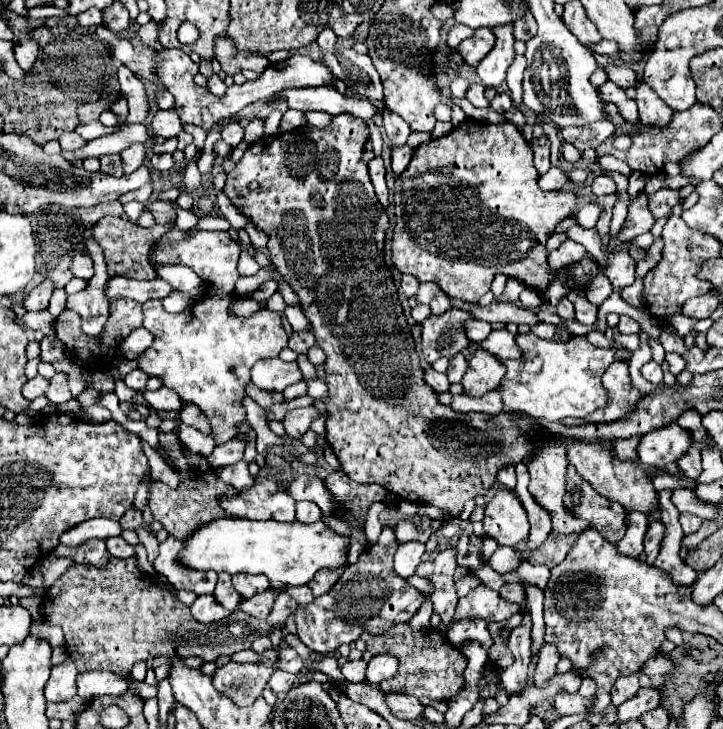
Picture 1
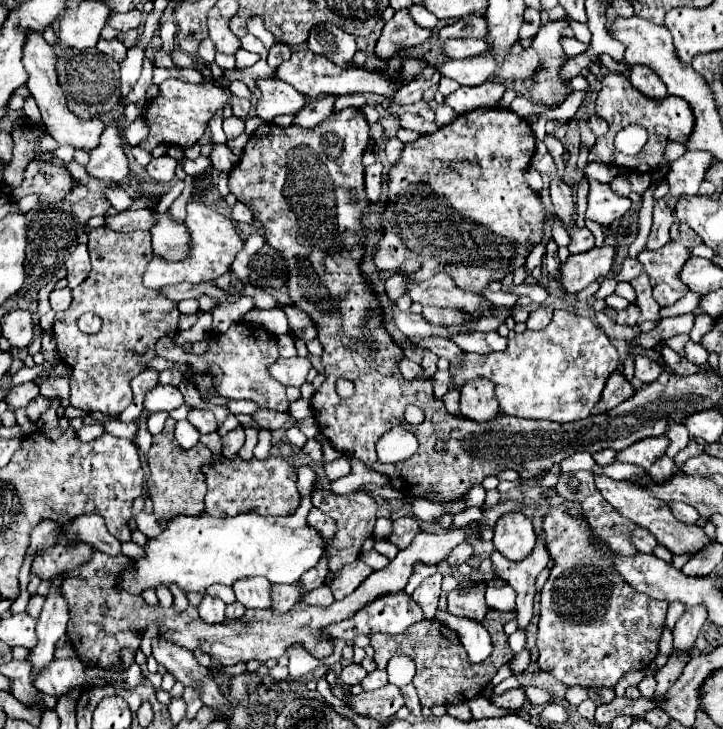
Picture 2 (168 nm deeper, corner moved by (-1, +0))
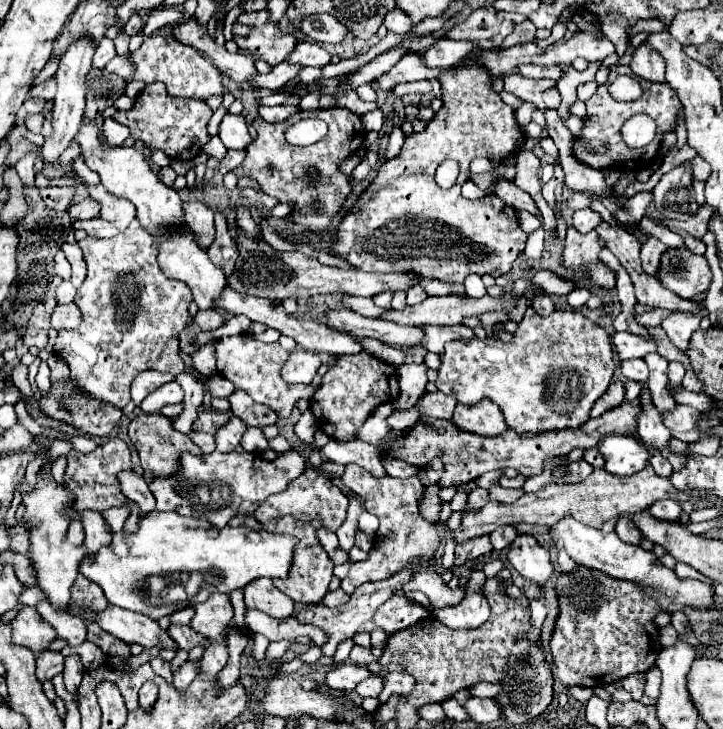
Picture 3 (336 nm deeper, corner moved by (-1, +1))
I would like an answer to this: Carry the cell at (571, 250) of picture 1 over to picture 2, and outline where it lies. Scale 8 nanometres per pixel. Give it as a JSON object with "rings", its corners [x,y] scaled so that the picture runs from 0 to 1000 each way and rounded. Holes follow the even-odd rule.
{"rings":[[[766,305],[766,310],[763,310],[763,326],[766,326],[766,332],[769,332],[772,337],[786,337],[786,332],[788,332],[788,324],[786,324],[786,318],[775,310],[775,305]]]}

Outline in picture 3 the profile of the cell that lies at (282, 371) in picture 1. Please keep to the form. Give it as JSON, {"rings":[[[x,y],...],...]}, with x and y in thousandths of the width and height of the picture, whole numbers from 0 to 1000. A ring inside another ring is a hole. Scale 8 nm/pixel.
{"rings":[[[409,479],[401,484],[396,501],[390,503],[390,520],[398,525],[432,525],[443,501],[445,501],[443,487]]]}

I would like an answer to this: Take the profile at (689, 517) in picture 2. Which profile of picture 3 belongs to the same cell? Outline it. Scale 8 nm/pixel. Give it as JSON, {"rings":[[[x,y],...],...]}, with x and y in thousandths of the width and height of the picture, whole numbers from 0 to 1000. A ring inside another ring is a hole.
{"rings":[[[929,684],[905,687],[896,698],[899,698],[899,704],[905,704],[905,709],[910,709],[910,712],[916,712],[916,715],[932,715],[932,712],[938,712],[941,704],[943,704],[941,693],[938,693],[935,687],[929,687]]]}

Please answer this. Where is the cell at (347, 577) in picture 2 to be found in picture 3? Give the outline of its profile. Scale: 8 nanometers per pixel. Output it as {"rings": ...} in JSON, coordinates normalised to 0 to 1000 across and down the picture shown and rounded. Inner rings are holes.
{"rings":[[[479,638],[479,646],[473,652],[473,663],[487,671],[492,679],[501,682],[503,695],[509,704],[517,704],[526,712],[526,723],[520,728],[517,737],[517,750],[509,759],[506,770],[490,772],[484,778],[481,791],[473,797],[473,808],[479,813],[487,813],[495,802],[501,800],[512,800],[512,797],[528,797],[537,794],[542,789],[548,789],[550,783],[570,778],[573,770],[578,770],[575,781],[573,781],[573,791],[567,794],[567,800],[562,800],[556,808],[559,813],[567,811],[584,811],[595,819],[598,827],[598,841],[603,835],[614,835],[622,830],[631,830],[639,819],[642,819],[642,805],[625,811],[622,805],[617,805],[609,794],[609,789],[603,786],[600,778],[600,767],[603,753],[609,748],[609,734],[603,726],[603,717],[586,712],[581,706],[581,684],[586,679],[586,665],[578,654],[567,654],[567,657],[542,657],[542,654],[517,654],[512,652],[506,643],[495,641],[495,638]]]}

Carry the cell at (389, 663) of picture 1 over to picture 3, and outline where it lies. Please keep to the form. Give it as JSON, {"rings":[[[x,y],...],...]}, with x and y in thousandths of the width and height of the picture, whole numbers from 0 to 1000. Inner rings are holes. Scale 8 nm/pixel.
{"rings":[[[512,926],[509,931],[503,931],[503,934],[498,934],[495,940],[492,940],[492,951],[498,953],[498,956],[523,956],[526,953],[526,948],[528,948],[528,929],[520,929],[520,926]]]}

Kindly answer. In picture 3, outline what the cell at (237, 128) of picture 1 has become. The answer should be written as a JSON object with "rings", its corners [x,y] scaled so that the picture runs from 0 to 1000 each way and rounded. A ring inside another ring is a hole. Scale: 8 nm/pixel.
{"rings":[[[318,155],[310,158],[302,177],[302,188],[307,191],[313,204],[340,204],[340,199],[346,199],[349,193],[340,163],[335,158],[318,158]]]}

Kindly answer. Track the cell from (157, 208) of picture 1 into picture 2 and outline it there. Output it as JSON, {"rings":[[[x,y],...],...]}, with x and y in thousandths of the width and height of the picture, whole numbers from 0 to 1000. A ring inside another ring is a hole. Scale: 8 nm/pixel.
{"rings":[[[196,285],[149,296],[147,310],[163,318],[185,318],[185,316],[207,316],[207,305],[213,305],[213,294]]]}

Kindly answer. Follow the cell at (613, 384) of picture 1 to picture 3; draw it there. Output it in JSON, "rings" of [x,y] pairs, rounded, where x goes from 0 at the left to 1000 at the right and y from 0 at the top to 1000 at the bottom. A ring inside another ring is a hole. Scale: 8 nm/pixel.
{"rings":[[[852,523],[852,525],[846,525],[844,534],[822,553],[822,558],[819,558],[819,564],[816,564],[816,572],[827,572],[827,569],[833,569],[833,567],[838,567],[838,564],[844,564],[844,561],[849,561],[849,558],[855,558],[855,556],[860,553],[860,547],[863,547],[863,528],[860,528],[858,523]]]}

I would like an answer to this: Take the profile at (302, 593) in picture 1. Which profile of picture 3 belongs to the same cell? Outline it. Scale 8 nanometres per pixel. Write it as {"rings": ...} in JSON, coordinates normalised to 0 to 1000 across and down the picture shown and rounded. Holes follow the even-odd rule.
{"rings":[[[465,808],[465,811],[454,811],[445,822],[445,827],[451,833],[467,833],[467,830],[476,830],[479,824],[484,822],[484,816],[476,811],[476,808]]]}

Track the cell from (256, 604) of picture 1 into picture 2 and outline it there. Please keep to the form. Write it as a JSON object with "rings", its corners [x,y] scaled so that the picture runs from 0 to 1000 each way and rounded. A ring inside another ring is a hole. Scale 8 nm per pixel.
{"rings":[[[379,801],[376,804],[376,837],[398,840],[412,823],[415,823],[415,807],[412,801]]]}

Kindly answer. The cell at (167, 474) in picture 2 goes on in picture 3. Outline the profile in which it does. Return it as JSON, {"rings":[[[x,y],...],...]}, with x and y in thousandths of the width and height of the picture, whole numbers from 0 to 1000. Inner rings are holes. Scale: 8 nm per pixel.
{"rings":[[[194,567],[194,569],[188,569],[188,572],[180,578],[177,597],[180,597],[180,605],[185,608],[185,613],[188,613],[188,619],[191,619],[196,643],[199,643],[199,646],[210,646],[216,654],[241,652],[241,649],[249,643],[249,641],[246,641],[246,627],[249,627],[249,621],[254,621],[254,619],[266,619],[266,621],[274,621],[274,624],[279,621],[257,597],[241,591],[235,575],[230,575],[224,567],[210,567],[210,569]]]}

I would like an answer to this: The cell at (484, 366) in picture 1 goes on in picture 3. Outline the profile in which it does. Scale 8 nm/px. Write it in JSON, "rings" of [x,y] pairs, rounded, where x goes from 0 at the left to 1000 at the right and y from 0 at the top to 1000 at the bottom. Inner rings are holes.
{"rings":[[[664,550],[653,558],[633,553],[625,580],[639,591],[658,594],[667,599],[686,599],[703,588],[689,556],[683,556],[680,550]]]}

